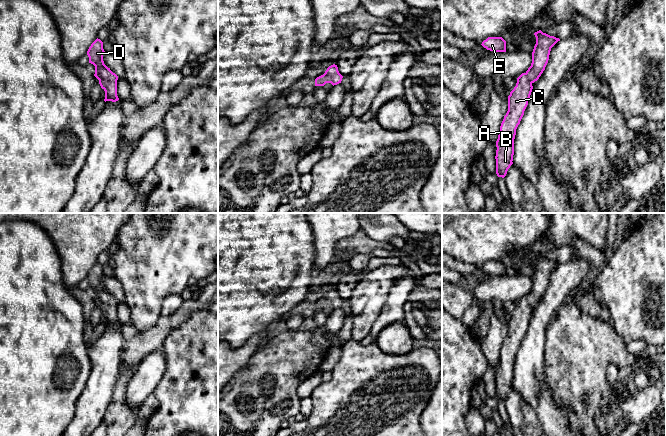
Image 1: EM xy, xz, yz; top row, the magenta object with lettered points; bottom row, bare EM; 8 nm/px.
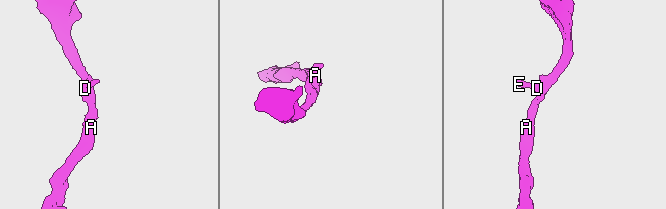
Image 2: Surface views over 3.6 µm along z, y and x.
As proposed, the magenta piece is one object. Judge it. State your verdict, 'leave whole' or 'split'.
leave whole

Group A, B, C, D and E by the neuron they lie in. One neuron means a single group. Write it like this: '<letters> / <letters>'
A B C D E

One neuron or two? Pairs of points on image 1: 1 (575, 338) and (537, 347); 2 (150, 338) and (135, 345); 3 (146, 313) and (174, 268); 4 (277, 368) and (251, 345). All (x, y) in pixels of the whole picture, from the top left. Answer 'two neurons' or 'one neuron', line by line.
1: two neurons
2: one neuron
3: one neuron
4: two neurons

